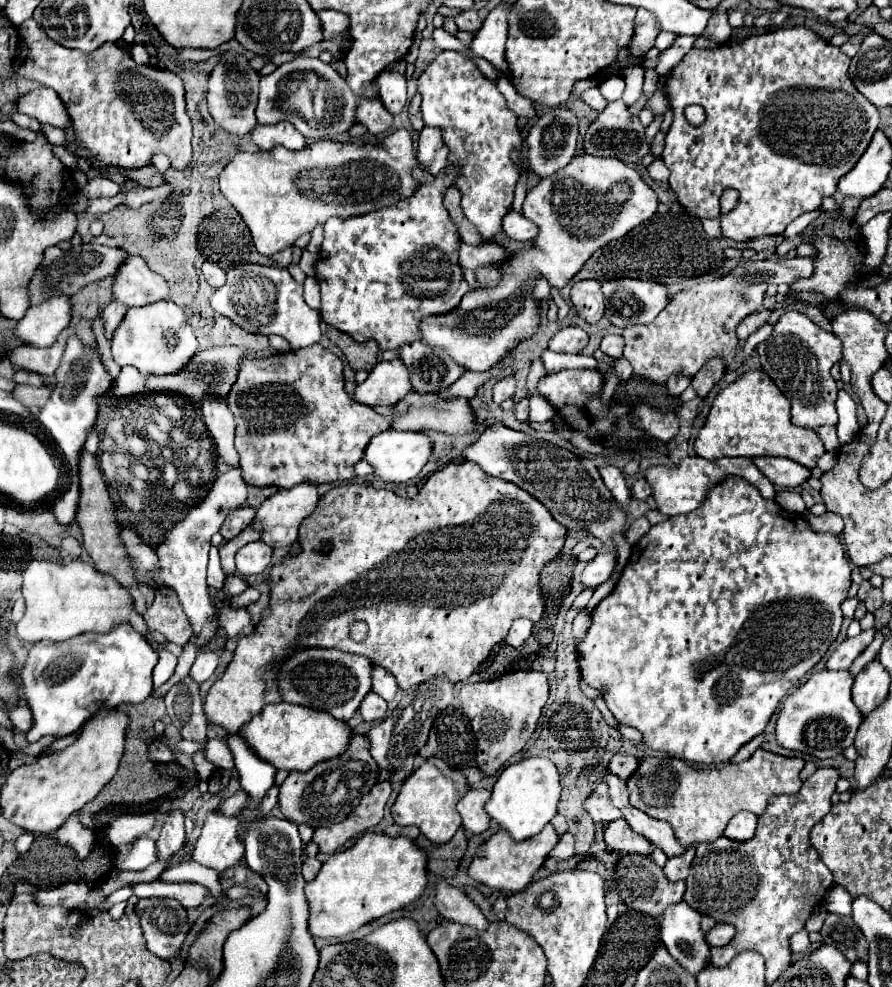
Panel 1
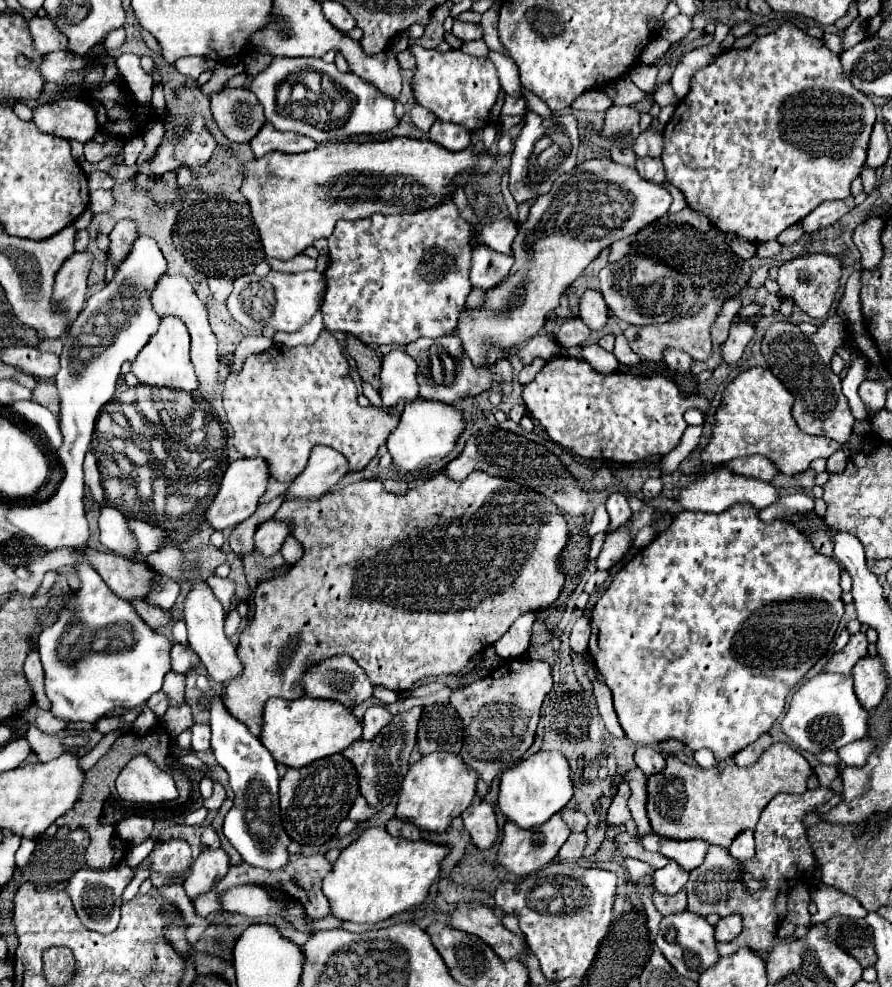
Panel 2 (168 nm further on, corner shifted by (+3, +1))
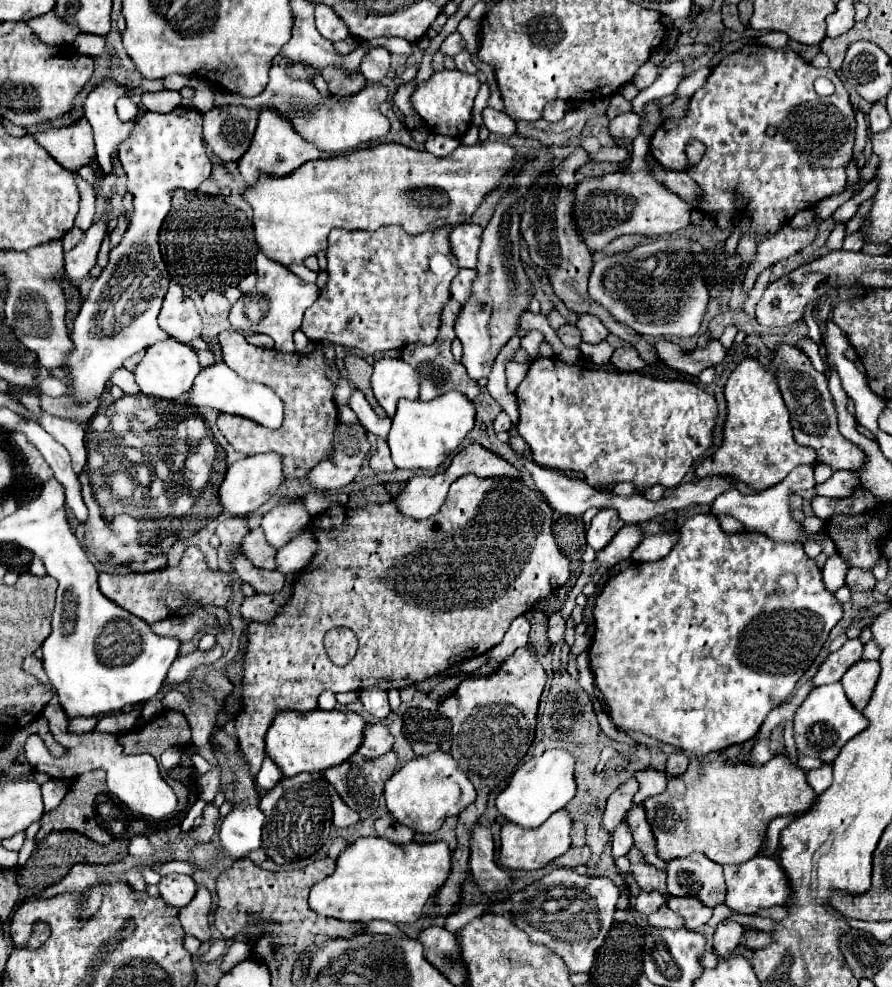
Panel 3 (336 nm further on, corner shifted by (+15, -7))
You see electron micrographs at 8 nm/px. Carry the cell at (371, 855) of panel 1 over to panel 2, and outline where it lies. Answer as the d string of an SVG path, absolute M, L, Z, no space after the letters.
M385 828L363 830L361 836L353 844L349 844L345 850L341 850L337 862L333 864L333 872L329 872L323 878L321 888L329 900L331 916L349 920L355 924L377 924L381 920L391 918L397 912L405 912L405 910L421 904L427 898L429 888L439 874L439 862L445 858L447 852L449 852L449 848L441 846L441 844L431 844L425 840L411 842L405 838L393 838L393 836L389 836L389 832Z

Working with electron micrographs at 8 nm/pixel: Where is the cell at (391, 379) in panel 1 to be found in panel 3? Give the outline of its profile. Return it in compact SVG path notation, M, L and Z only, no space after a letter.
M399 358L377 360L373 366L371 386L377 402L389 416L395 416L399 398L419 398L419 376L413 368L409 368L409 364Z

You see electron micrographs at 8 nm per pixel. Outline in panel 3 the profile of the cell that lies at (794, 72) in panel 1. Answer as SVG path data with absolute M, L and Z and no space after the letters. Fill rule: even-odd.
M745 46L743 50L729 54L717 68L713 68L705 86L693 94L685 118L663 120L651 138L649 150L663 168L685 170L701 186L705 196L699 206L703 214L715 216L721 228L729 228L739 214L735 208L735 194L743 194L743 204L751 210L751 226L745 236L759 234L757 242L763 242L785 226L799 210L809 208L827 196L839 194L845 188L845 168L853 158L853 140L855 110L843 82L831 68L813 68L787 46L779 50L767 46ZM819 76L827 76L835 84L833 96L817 96L813 82ZM691 138L705 144L705 154L697 166L687 168L685 146Z

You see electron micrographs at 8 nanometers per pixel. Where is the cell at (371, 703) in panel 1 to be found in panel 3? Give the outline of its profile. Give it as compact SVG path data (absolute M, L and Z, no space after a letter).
M367 724L365 740L359 748L359 754L365 758L379 758L393 748L393 734L385 724Z

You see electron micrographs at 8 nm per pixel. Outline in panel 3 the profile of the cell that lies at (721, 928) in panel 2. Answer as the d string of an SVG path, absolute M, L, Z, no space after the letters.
M725 920L717 926L715 930L715 936L713 936L713 948L715 948L715 954L719 954L721 958L727 958L731 956L731 952L741 944L741 938L743 938L743 926L733 922L733 920Z

